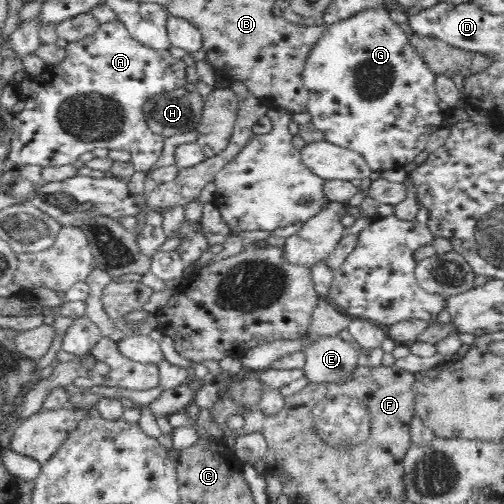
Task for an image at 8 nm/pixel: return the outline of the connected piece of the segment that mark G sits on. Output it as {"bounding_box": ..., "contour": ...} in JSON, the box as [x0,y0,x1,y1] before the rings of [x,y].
{"bounding_box":[301,9,451,173],"contour":[[[368,9],[331,24],[310,51],[301,74],[309,94],[311,123],[323,132],[326,141],[360,153],[376,173],[414,163],[414,158],[426,148],[430,134],[444,124],[444,112],[451,109],[437,94],[437,74],[416,52],[407,28],[394,23],[388,15],[388,10]]]}

